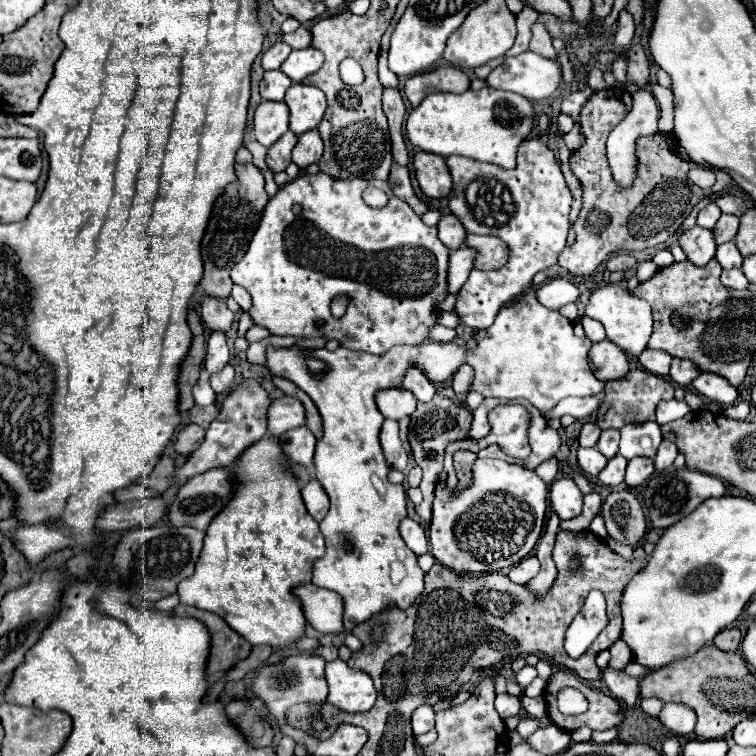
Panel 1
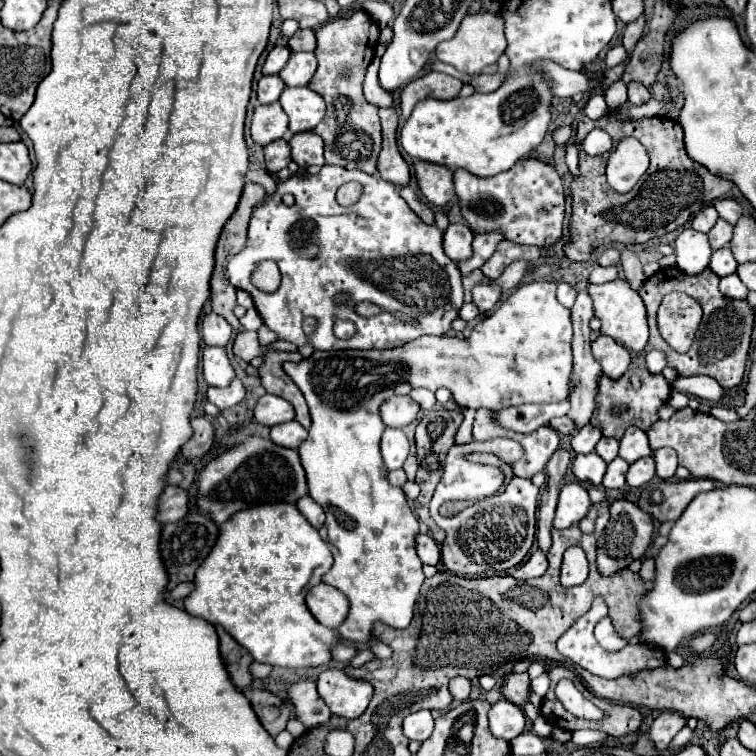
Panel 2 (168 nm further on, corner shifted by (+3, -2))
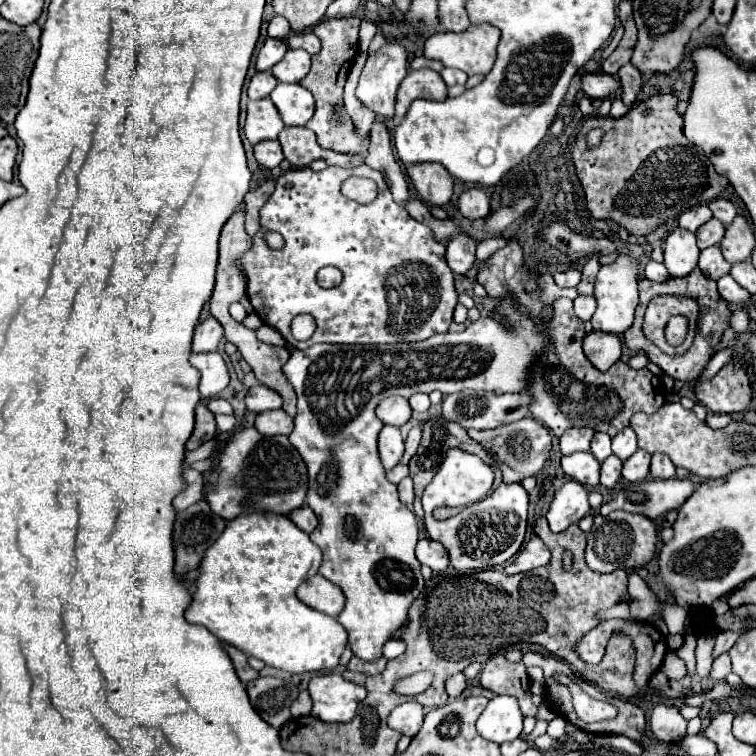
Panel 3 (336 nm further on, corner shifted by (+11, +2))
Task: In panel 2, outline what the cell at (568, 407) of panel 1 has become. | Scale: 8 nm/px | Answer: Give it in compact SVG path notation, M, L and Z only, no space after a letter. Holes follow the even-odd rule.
M556 402L556 404L522 404L512 408L502 408L498 412L498 422L504 428L514 432L530 434L540 426L546 426L554 416L566 416L570 410L570 402Z

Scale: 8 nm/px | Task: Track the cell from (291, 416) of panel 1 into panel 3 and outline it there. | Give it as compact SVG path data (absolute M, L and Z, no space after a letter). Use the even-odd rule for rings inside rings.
M256 384L248 390L246 406L256 414L264 410L276 410L276 408L282 408L282 396L264 384Z

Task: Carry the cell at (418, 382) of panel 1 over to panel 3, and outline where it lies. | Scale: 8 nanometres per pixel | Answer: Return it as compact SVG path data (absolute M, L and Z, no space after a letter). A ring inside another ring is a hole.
M414 394L410 398L410 406L416 412L428 412L430 410L430 398L426 394Z

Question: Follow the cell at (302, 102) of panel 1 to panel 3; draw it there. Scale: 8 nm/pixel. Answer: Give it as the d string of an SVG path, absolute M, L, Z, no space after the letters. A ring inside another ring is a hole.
M278 82L270 98L286 126L306 126L314 114L314 96L300 84Z

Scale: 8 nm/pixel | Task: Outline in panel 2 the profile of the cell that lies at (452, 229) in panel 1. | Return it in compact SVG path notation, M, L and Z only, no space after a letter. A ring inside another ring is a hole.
M450 224L444 230L444 252L454 262L470 258L472 254L472 240L474 234L466 224Z

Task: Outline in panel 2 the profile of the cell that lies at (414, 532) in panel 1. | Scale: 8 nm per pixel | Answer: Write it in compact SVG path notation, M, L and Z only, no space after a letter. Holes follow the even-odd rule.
M422 532L416 536L416 554L418 554L418 558L422 560L422 564L432 564L432 566L436 566L438 560L440 560L438 544L434 542L432 536L422 534Z

